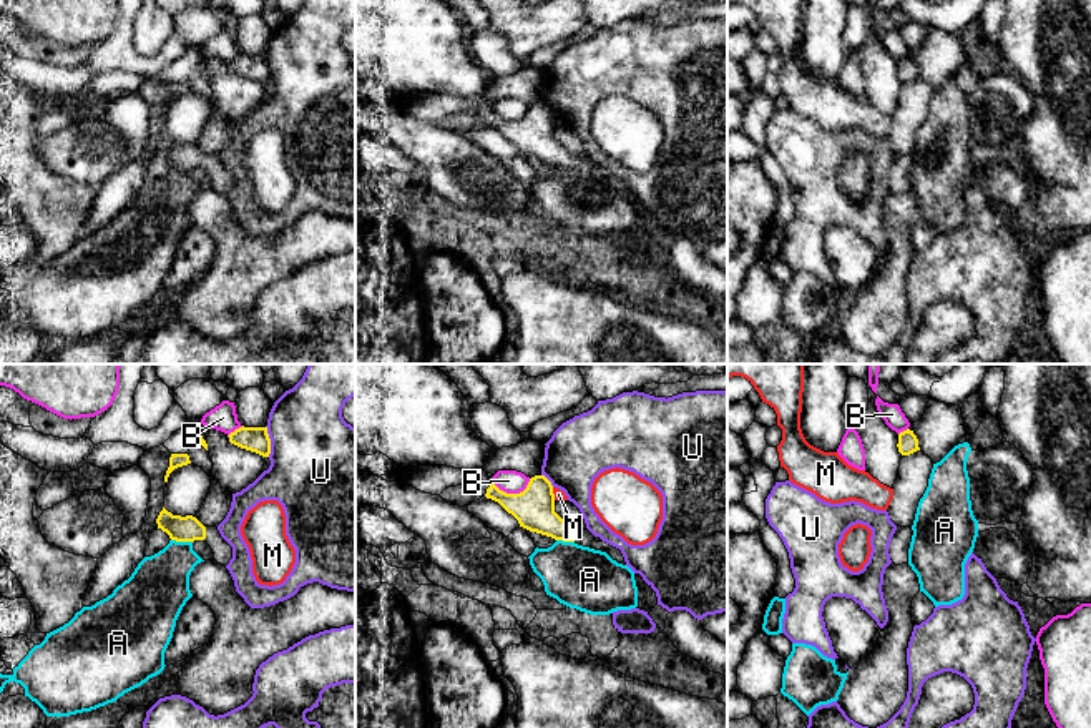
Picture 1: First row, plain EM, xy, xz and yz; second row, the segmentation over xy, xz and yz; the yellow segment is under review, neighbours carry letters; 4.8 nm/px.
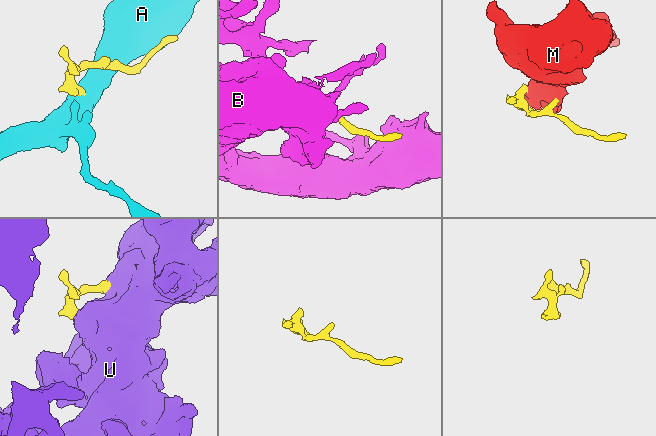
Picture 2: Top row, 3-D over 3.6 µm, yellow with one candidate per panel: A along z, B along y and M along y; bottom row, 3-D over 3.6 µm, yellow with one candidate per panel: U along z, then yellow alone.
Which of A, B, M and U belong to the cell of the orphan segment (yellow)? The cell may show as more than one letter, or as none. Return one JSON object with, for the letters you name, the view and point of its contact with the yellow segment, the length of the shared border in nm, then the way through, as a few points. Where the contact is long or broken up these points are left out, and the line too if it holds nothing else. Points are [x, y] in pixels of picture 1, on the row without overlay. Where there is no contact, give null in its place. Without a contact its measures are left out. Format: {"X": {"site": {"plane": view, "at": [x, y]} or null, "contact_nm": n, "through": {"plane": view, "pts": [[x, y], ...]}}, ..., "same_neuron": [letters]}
{"same_neuron": []}

